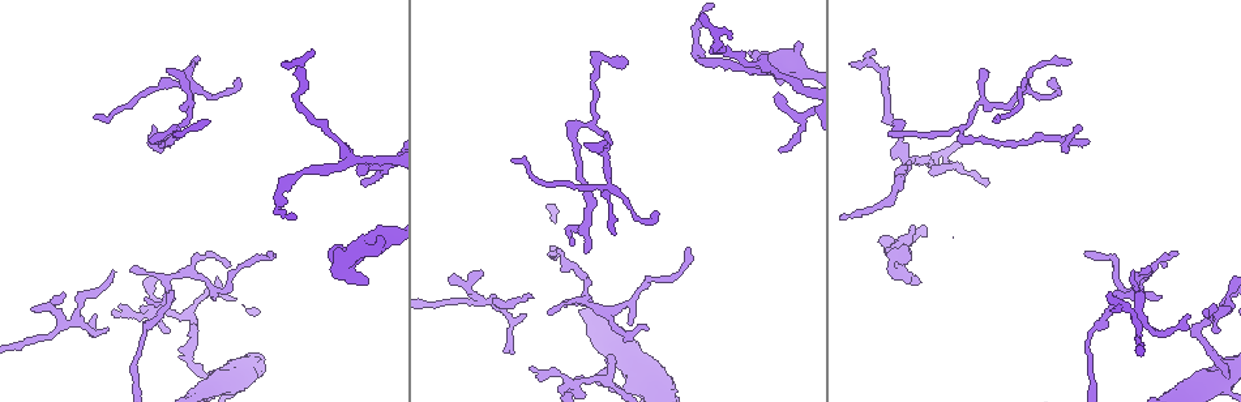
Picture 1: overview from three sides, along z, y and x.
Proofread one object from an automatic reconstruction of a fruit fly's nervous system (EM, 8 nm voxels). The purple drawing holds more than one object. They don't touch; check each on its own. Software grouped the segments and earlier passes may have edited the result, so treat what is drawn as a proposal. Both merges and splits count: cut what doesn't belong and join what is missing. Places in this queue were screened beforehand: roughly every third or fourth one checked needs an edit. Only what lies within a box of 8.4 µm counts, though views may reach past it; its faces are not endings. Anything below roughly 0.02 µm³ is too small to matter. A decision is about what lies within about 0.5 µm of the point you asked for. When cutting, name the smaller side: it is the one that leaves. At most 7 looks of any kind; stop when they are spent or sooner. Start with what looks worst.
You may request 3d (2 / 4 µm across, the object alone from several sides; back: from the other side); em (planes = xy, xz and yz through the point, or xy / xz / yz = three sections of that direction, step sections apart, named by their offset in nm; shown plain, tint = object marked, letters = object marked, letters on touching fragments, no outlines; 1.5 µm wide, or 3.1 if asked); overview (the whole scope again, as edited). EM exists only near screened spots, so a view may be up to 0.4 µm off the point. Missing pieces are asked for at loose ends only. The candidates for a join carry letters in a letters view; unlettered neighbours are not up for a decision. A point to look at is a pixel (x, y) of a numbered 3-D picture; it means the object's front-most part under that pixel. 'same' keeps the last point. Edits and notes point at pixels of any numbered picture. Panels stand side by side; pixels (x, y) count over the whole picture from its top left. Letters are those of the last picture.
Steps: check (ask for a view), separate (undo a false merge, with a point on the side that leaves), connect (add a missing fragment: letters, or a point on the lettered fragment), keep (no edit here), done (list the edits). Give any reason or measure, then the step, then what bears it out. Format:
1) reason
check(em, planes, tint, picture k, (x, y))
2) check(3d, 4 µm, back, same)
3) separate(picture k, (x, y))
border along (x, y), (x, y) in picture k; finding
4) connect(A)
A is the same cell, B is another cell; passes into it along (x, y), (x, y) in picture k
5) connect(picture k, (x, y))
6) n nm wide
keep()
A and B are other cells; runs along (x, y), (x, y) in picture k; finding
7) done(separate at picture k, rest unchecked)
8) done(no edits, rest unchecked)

sudden change in width
check(3d, 4 µm, picture 1, (347, 253))

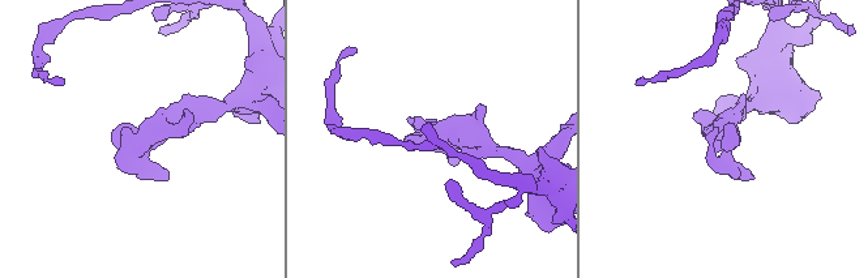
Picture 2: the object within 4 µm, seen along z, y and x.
check(em, planes, tint, picture 2, (725, 133))

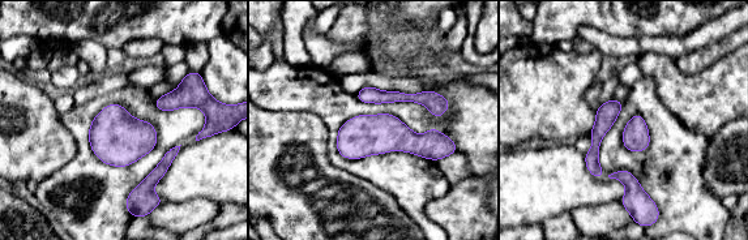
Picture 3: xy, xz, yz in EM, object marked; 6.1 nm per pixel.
check(em, planes, letters, same)

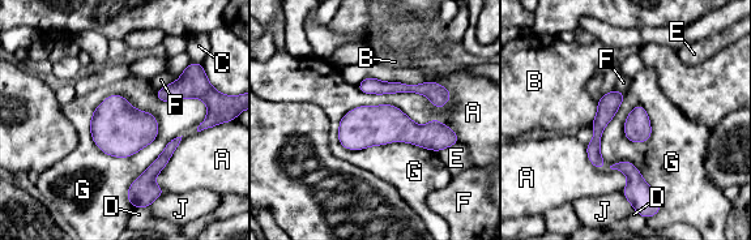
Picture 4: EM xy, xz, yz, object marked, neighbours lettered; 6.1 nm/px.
260 nm wide; G touches over 650 nm
keep()
A, B, C, D, E, F, G and J are other cells; continuous, no second neuron

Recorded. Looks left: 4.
tapers out
check(3d, 4 µm, picture 1, (928, 171))

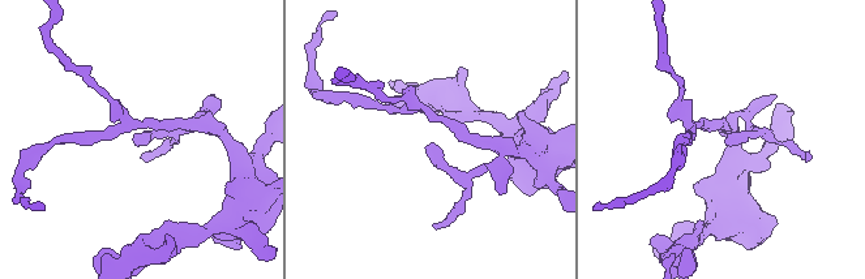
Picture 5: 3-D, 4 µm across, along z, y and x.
now the EM
check(em, planes, plain, picture 5, (431, 144))

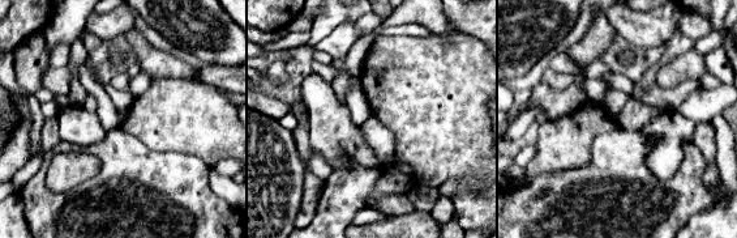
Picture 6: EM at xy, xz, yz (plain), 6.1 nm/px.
what lies round it
check(em, planes, letters, same)

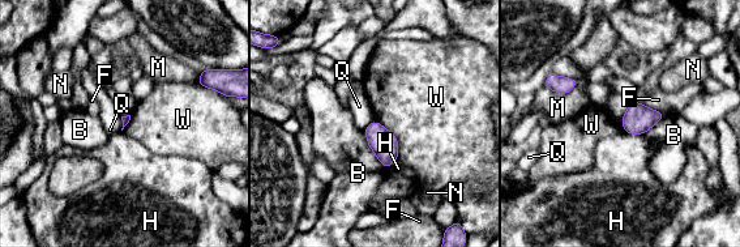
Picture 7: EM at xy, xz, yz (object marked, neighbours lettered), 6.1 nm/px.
keep()
B, F, H, M, N, Q and W are other cells; border along (373, 119), (363, 131) in picture 7; none of them fits

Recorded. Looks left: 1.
done(no edits, rest unchecked)

